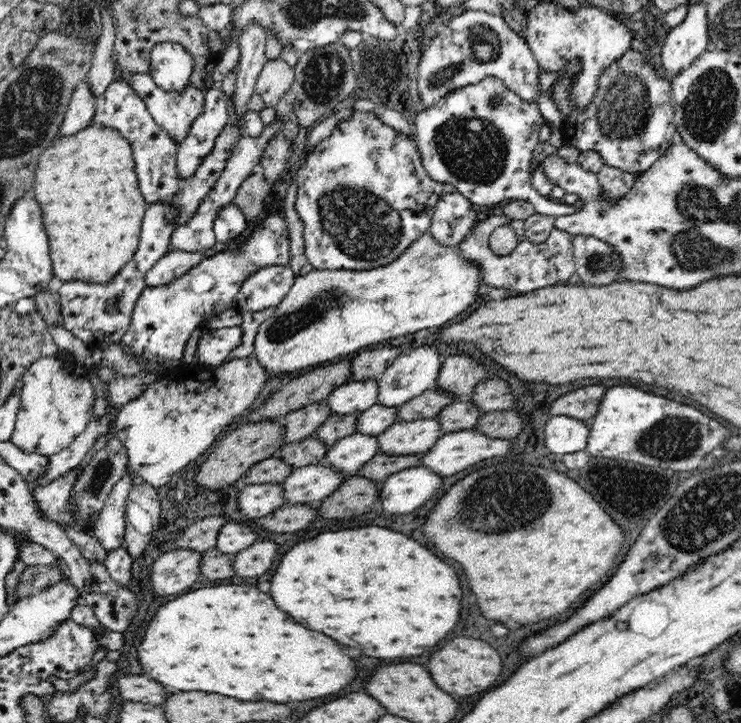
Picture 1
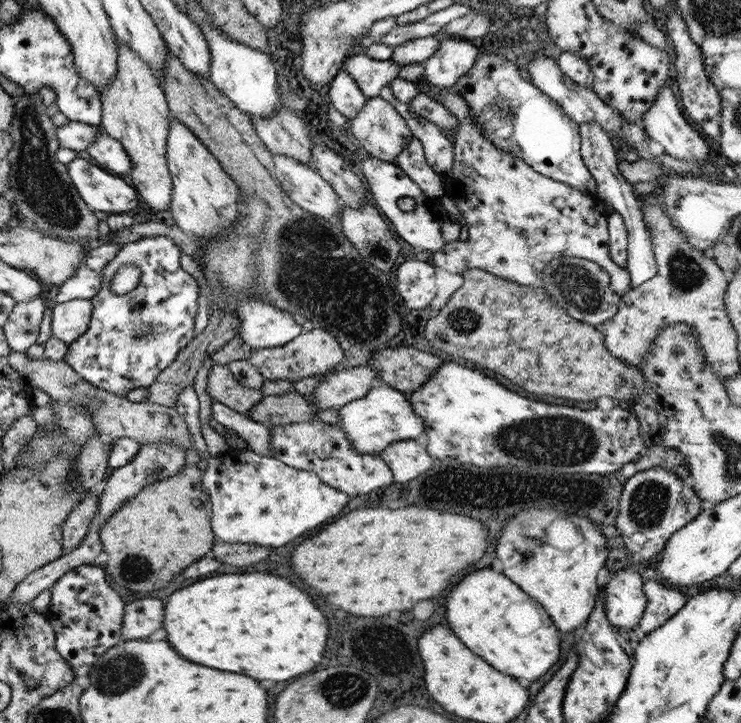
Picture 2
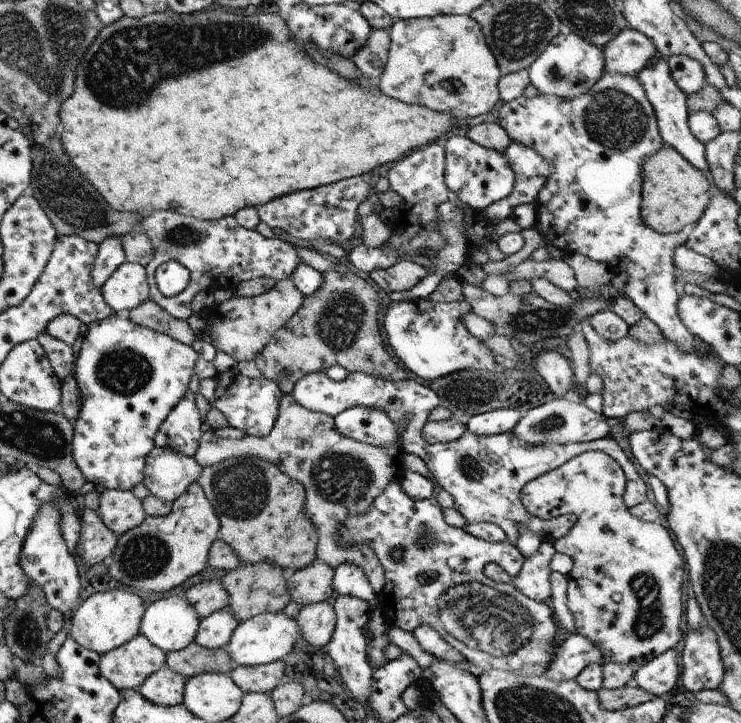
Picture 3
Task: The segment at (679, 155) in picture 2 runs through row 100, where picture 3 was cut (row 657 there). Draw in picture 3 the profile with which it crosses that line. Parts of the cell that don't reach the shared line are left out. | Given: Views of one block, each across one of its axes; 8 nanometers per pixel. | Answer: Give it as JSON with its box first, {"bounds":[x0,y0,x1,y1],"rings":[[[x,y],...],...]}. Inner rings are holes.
{"bounds":[632,649,679,697],"rings":[[[667,649],[648,660],[641,668],[634,671],[632,683],[656,697],[668,693],[675,686],[679,676],[675,663],[676,653],[673,649]]]}

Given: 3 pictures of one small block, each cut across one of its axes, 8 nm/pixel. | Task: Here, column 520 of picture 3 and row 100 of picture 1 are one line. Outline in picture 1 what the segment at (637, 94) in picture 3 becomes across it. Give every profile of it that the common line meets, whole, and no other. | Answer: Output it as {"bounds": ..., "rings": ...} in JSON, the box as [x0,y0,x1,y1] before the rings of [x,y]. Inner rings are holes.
{"bounds":[90,75,241,230],"rings":[[[119,75],[105,92],[96,98],[96,108],[94,108],[94,116],[90,125],[116,129],[128,140],[135,162],[138,188],[147,206],[152,203],[172,205],[170,223],[174,225],[174,230],[185,225],[195,215],[201,202],[219,181],[226,161],[232,156],[233,148],[241,137],[238,125],[229,122],[214,140],[212,152],[200,162],[196,172],[192,176],[182,178],[177,171],[178,142],[173,142],[173,138],[159,124],[156,124],[144,99],[130,86],[130,83],[124,80],[124,77]]]}

